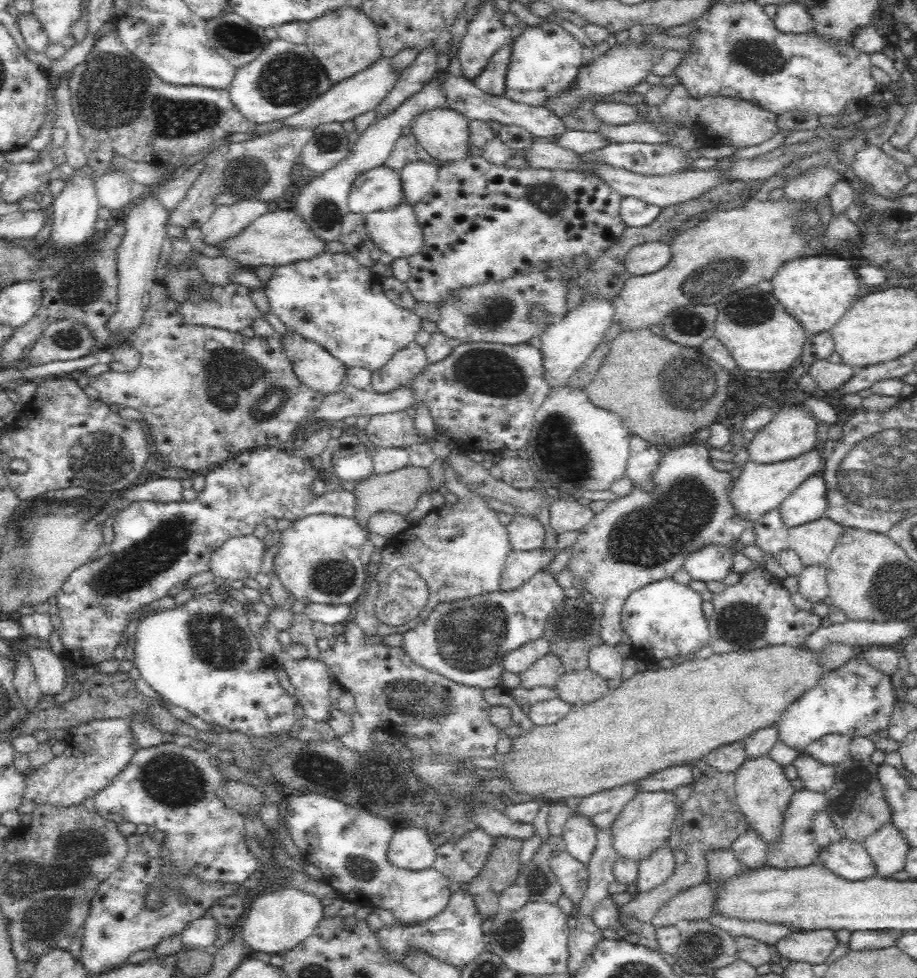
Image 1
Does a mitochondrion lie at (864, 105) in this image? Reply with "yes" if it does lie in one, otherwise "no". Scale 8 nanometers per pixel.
no

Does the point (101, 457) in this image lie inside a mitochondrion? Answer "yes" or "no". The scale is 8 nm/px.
yes

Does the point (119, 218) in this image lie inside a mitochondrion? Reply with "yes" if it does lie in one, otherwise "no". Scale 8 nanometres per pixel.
no

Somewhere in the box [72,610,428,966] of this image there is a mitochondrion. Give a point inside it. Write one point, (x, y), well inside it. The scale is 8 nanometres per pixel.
(169, 778)

